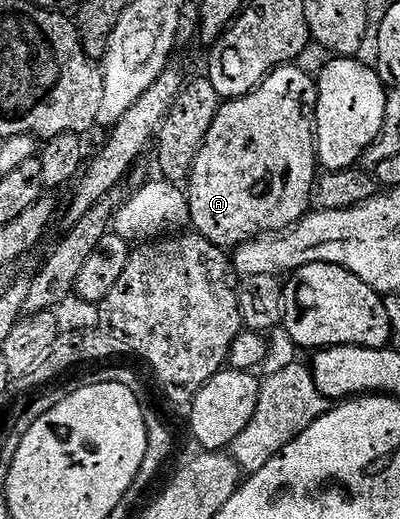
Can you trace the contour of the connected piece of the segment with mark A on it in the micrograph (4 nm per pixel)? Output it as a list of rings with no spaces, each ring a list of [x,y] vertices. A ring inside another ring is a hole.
[[[286,64],[270,72],[260,82],[258,88],[254,88],[246,96],[238,100],[227,100],[214,114],[214,121],[208,130],[208,134],[202,139],[200,150],[196,154],[194,164],[190,167],[188,177],[188,199],[190,202],[190,224],[193,231],[206,240],[211,240],[214,245],[223,250],[233,250],[247,240],[255,239],[263,234],[274,234],[279,230],[285,230],[298,223],[312,208],[312,191],[316,183],[316,129],[314,127],[314,105],[318,102],[318,85],[313,75],[309,76],[304,69],[294,64]]]

